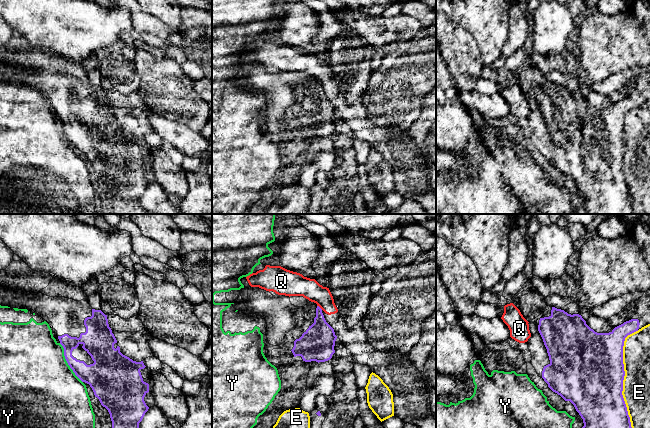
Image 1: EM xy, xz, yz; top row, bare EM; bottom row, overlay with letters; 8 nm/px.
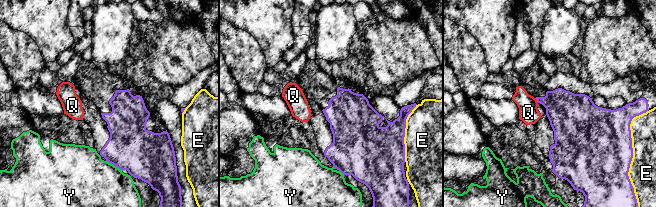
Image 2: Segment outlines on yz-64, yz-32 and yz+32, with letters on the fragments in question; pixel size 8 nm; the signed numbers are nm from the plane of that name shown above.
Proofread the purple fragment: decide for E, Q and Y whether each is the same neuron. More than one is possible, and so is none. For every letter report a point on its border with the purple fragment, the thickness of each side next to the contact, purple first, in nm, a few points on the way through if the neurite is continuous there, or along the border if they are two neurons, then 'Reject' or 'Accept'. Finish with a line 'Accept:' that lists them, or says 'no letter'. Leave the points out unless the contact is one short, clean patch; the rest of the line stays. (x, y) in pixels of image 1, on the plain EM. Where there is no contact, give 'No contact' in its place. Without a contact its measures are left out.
E: Touches purple at yz (622, 157). Thickness 500 nm (purple) against 220 nm. Reject
Q: Touches purple at xz (319, 83). Thickness 240 nm (purple) against 180 nm. Boundary: xz (317, 81), (322, 85). Reject
Y: Touches purple at xy (67, 138). Thickness 180 nm (purple) against 500 nm. Boundary: xy (59, 119), (63, 124), (63, 131), (67, 140), (82, 158). Reject
Accept: no letter

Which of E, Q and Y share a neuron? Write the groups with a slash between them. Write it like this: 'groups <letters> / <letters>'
groups E / Q / Y

